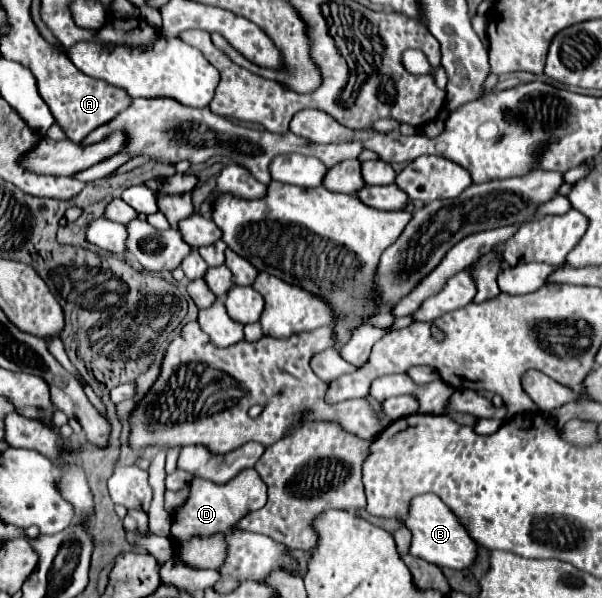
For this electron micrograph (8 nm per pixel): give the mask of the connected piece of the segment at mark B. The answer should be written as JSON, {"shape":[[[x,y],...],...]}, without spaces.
{"shape":[[[437,495],[415,497],[411,501],[409,519],[405,521],[405,525],[413,533],[411,553],[415,557],[421,557],[439,567],[449,567],[449,569],[457,569],[457,571],[475,565],[475,561],[479,557],[479,543],[471,539],[469,531],[463,527],[463,523],[457,519],[457,515]]]}

